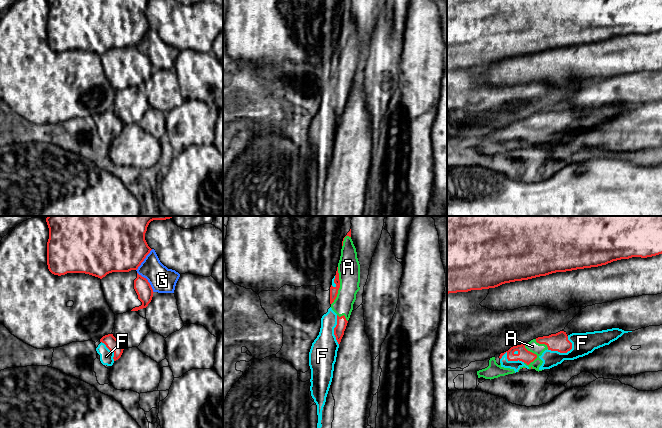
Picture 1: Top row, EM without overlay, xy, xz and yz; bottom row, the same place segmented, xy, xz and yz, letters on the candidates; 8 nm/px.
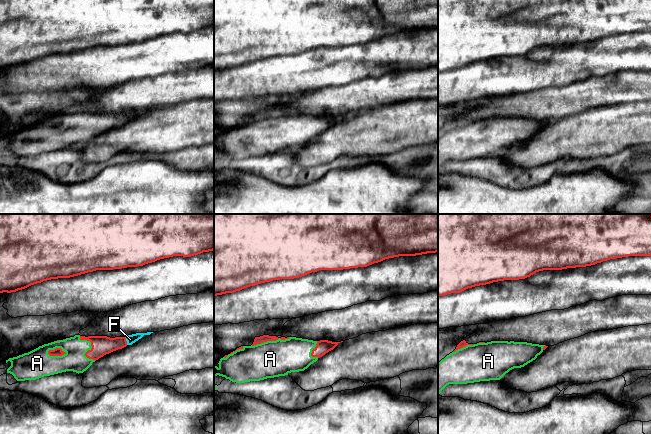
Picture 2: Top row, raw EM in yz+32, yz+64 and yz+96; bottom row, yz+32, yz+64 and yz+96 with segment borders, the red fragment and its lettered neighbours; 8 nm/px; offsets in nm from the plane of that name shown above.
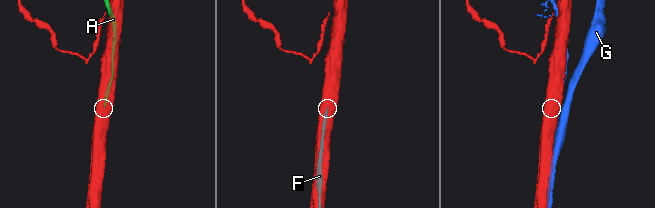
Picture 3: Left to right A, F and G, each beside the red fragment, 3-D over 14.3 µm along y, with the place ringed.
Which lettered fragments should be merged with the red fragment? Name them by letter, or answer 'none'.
none

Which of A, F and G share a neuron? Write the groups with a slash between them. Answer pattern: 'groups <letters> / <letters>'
groups A F / G

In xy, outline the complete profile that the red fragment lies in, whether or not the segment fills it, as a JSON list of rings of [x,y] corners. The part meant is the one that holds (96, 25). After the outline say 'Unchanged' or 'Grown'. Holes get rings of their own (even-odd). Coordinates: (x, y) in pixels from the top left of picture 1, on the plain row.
[[[47,0],[49,4],[49,15],[47,18],[47,41],[49,47],[54,51],[65,51],[67,49],[85,49],[102,55],[112,48],[129,48],[137,46],[146,32],[152,26],[146,16],[145,9],[149,0]]]. Unchanged

